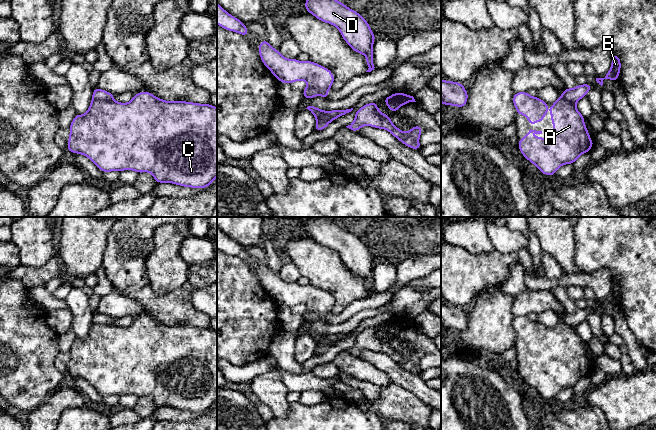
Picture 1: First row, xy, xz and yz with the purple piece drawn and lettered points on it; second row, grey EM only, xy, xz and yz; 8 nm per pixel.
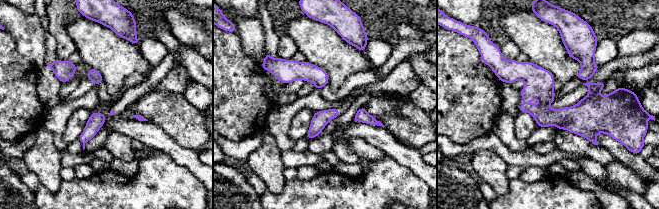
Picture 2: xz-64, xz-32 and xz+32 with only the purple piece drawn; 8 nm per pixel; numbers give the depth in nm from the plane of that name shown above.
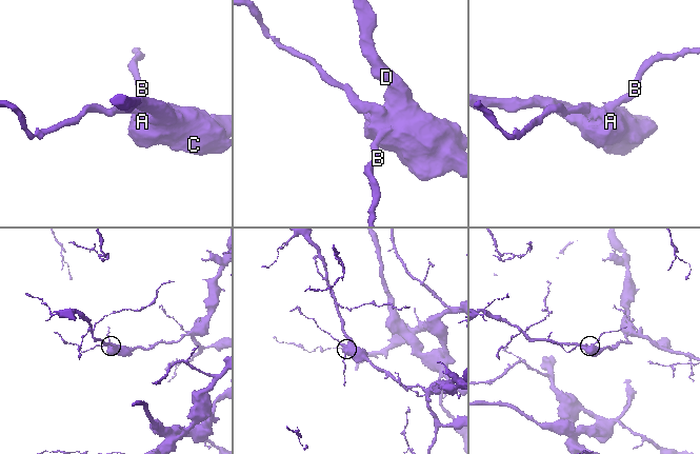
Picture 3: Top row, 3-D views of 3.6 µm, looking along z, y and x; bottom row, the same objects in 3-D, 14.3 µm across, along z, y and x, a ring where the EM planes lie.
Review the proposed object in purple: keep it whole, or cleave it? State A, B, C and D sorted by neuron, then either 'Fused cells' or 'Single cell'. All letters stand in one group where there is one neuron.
Groups: A C D / B. Fused cells

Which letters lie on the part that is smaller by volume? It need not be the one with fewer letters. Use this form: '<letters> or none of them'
B

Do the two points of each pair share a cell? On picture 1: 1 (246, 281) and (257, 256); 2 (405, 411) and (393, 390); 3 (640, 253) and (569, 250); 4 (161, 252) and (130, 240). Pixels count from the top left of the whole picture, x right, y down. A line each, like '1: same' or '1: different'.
1: different
2: same
3: different
4: different

